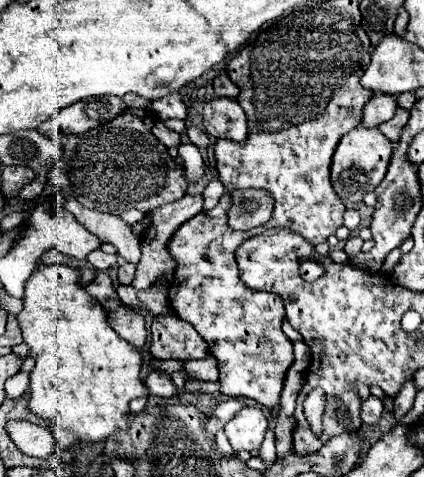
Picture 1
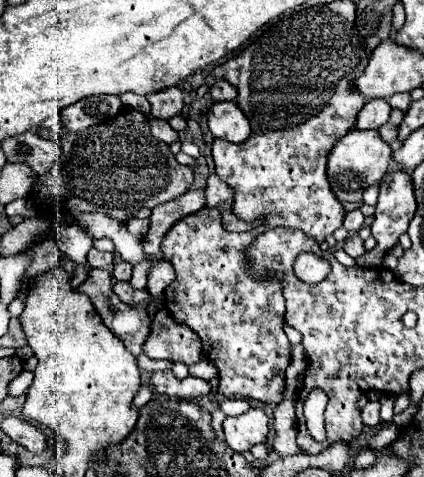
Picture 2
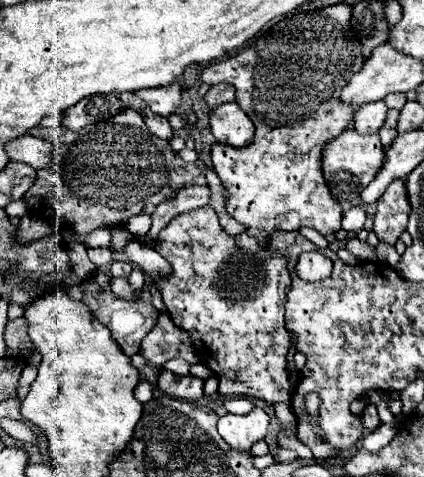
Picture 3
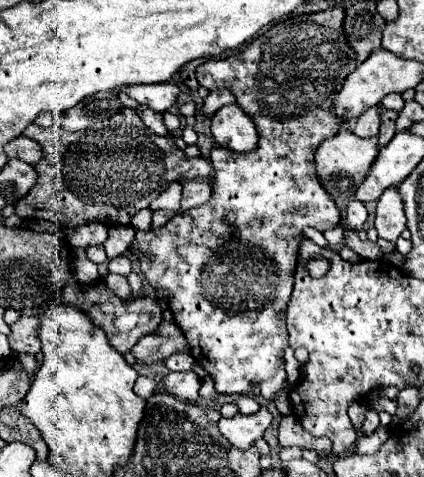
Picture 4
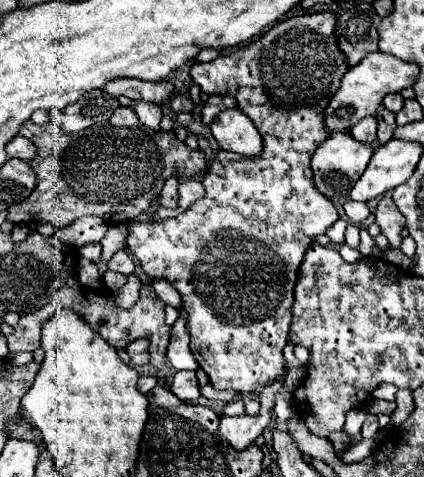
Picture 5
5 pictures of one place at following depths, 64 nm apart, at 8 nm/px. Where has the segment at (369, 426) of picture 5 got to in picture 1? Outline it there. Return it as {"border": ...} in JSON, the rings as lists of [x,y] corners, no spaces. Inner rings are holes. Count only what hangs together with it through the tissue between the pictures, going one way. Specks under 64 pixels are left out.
{"border":[[[376,396],[366,398],[362,402],[362,422],[364,424],[376,424],[382,416],[382,410],[384,410],[384,406],[382,406],[380,398],[376,398]]]}

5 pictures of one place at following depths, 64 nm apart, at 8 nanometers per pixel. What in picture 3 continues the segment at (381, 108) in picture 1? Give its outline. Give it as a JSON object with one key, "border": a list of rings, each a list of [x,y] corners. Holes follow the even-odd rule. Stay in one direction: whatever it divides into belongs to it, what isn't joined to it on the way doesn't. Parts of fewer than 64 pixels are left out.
{"border":[[[372,102],[372,104],[366,104],[364,108],[358,108],[354,116],[354,130],[360,134],[378,132],[386,120],[386,112],[388,108],[384,102]]]}

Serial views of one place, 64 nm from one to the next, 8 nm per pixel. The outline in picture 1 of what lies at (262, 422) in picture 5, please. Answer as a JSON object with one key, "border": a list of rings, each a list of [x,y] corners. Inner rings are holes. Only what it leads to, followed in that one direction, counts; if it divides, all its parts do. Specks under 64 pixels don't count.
{"border":[[[244,406],[224,428],[234,452],[260,448],[266,434],[268,420],[264,412],[256,406]]]}

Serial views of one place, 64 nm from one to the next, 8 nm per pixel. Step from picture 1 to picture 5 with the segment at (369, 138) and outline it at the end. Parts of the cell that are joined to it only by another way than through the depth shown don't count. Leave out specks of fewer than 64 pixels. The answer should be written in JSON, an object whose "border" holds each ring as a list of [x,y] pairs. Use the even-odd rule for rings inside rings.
{"border":[[[334,132],[330,134],[314,152],[312,156],[312,172],[314,172],[314,182],[320,192],[324,192],[326,198],[346,198],[348,192],[352,190],[352,184],[360,180],[364,174],[370,158],[374,154],[372,144],[360,144],[350,132]]]}

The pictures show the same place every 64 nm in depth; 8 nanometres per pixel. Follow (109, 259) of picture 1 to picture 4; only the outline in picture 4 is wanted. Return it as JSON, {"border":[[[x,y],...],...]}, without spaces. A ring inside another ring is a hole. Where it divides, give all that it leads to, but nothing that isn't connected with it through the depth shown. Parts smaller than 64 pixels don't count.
{"border":[[[90,246],[90,248],[86,248],[86,256],[88,256],[92,262],[96,262],[96,264],[108,262],[108,256],[106,256],[104,246]]]}

